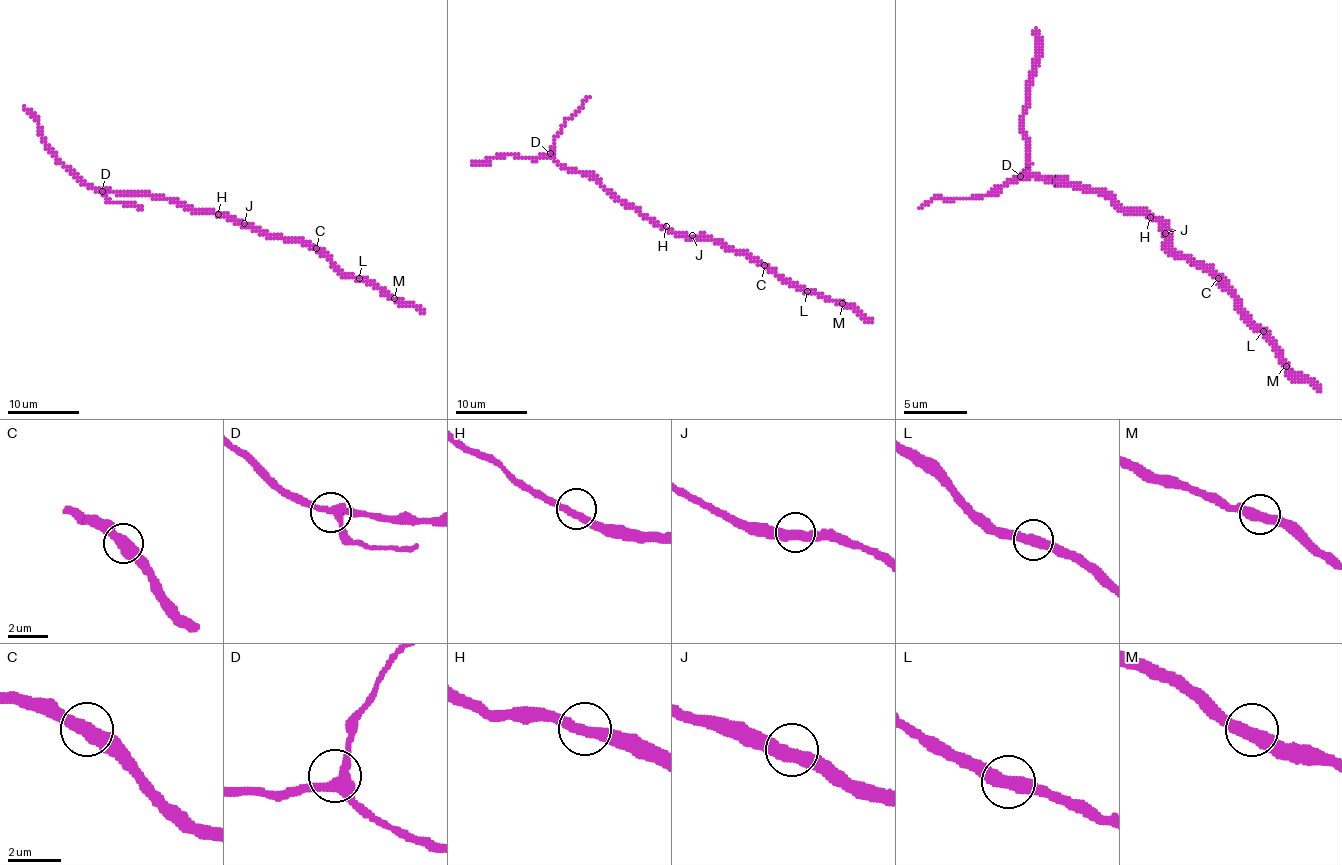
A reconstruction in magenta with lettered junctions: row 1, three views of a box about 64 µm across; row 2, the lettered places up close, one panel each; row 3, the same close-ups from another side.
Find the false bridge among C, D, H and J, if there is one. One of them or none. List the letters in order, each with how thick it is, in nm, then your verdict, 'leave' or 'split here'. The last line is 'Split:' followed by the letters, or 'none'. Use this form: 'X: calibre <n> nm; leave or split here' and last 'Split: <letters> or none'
C: calibre 480 nm; split here
D: calibre 360 nm; leave
H: calibre 360 nm; leave
J: calibre 480 nm; leave
Split: C

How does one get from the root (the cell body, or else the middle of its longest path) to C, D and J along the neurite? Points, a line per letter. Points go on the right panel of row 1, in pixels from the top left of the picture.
C: (1153, 217), (1165, 230), (1165, 240), (1187, 262), (1210, 268), (1219, 277)
D: (1153, 217), (1150, 214), (1131, 214), (1118, 202), (1099, 192), (1020, 176)
J: (1153, 217), (1165, 233)

